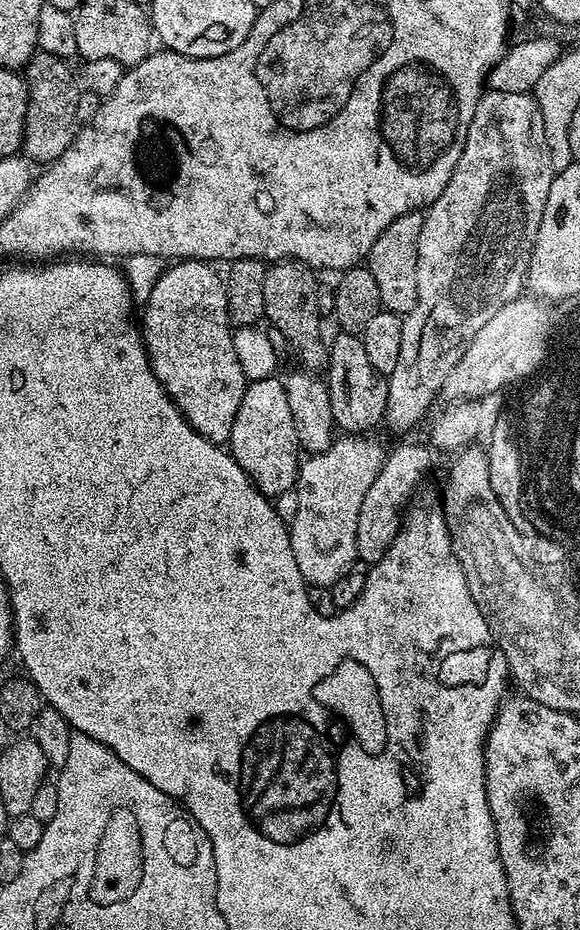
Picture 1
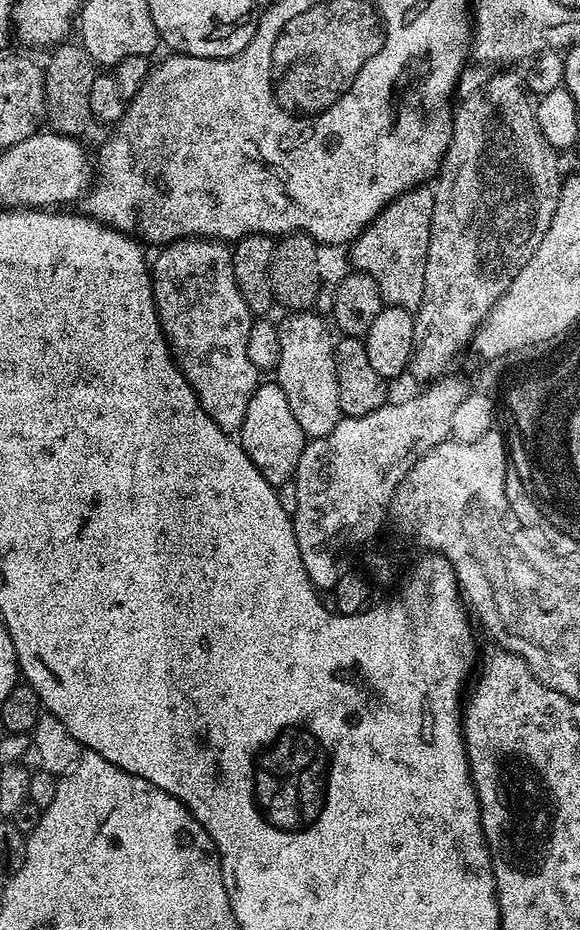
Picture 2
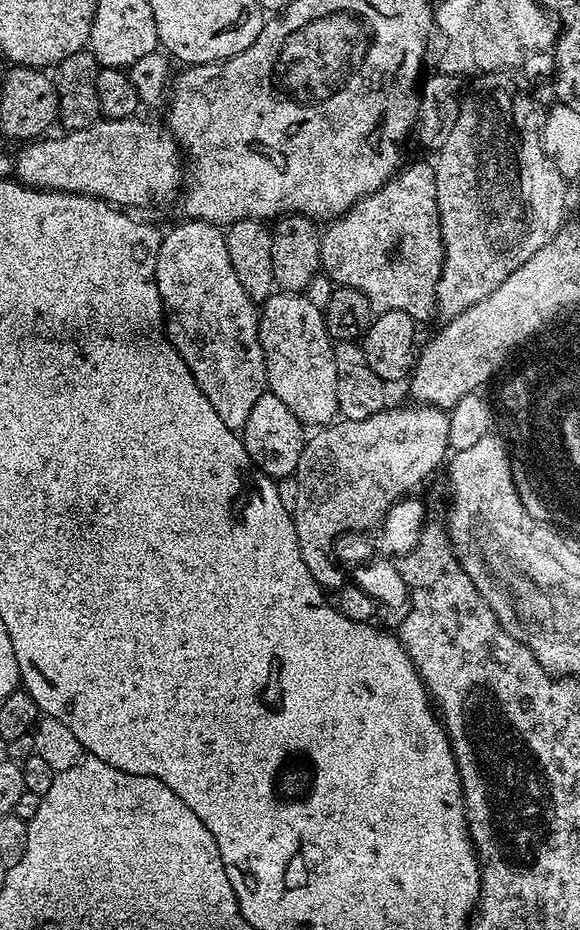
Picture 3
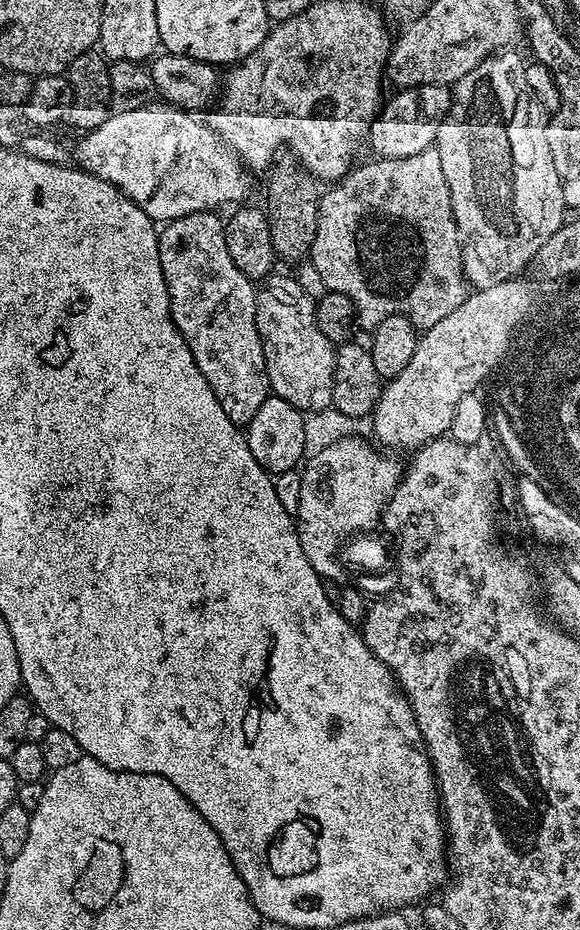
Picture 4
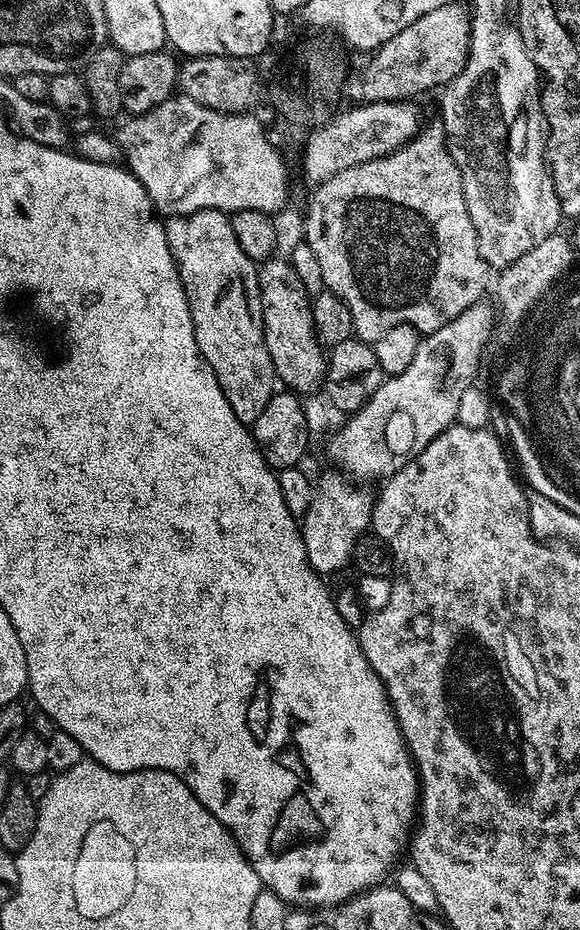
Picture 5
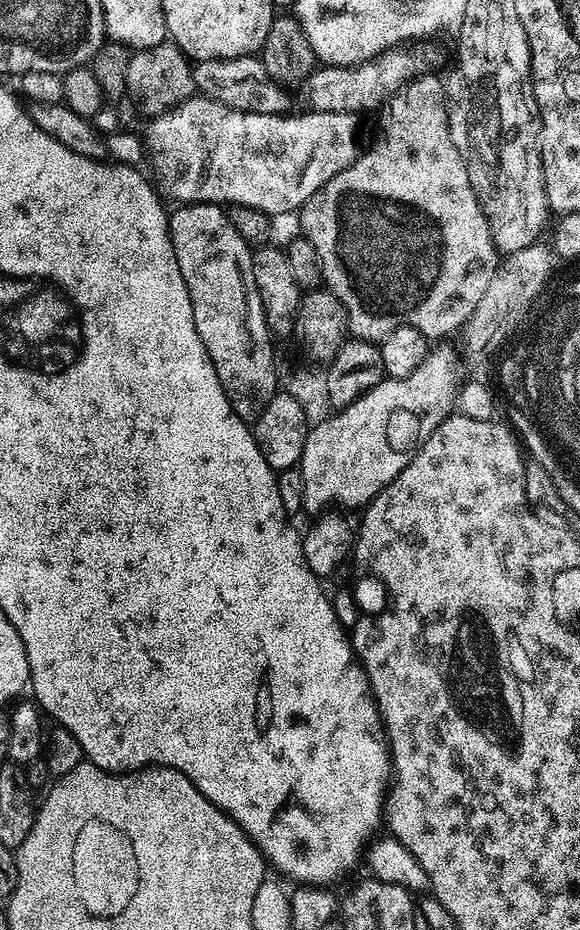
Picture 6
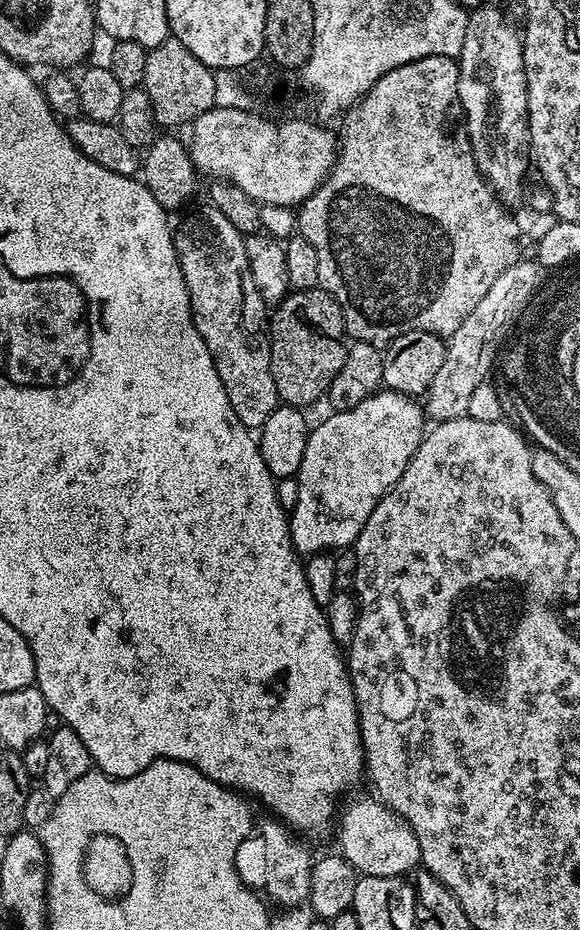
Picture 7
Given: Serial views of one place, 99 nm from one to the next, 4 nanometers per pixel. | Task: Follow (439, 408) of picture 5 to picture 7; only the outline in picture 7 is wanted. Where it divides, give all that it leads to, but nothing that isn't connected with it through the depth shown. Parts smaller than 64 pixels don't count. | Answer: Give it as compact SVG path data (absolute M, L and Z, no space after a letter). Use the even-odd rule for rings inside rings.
M381 390L350 410L333 411L309 431L306 454L302 454L300 471L295 475L298 500L290 511L292 544L297 552L310 557L336 550L332 548L351 549L355 545L362 526L366 526L366 518L370 518L374 506L378 506L380 499L396 485L398 478L402 478L402 470L406 470L410 458L424 440L426 412L416 403L403 392Z

